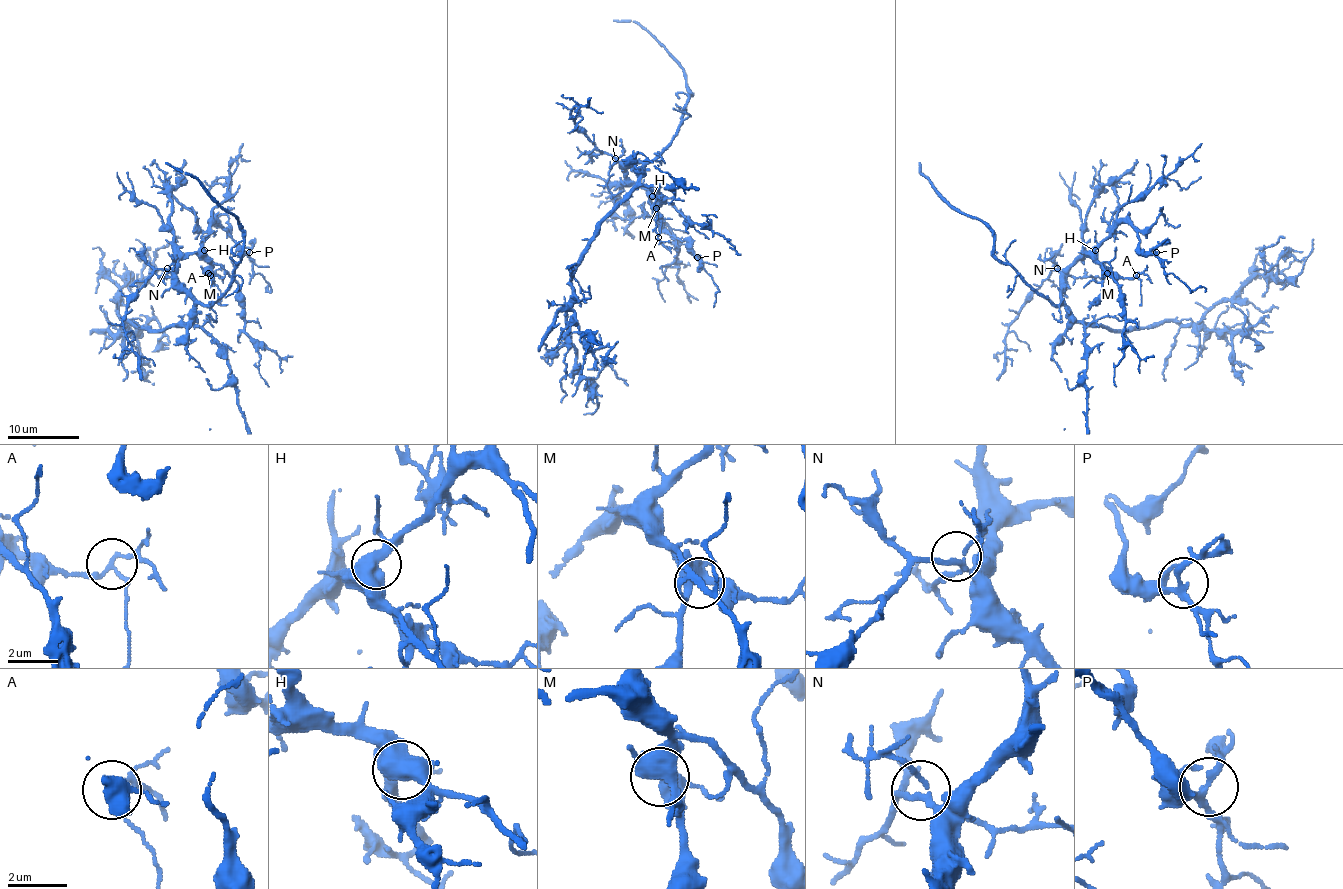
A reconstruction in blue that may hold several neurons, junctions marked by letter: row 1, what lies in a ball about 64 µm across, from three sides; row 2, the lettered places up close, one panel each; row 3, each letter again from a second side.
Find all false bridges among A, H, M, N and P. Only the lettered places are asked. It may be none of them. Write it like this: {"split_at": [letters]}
{"split_at": []}

